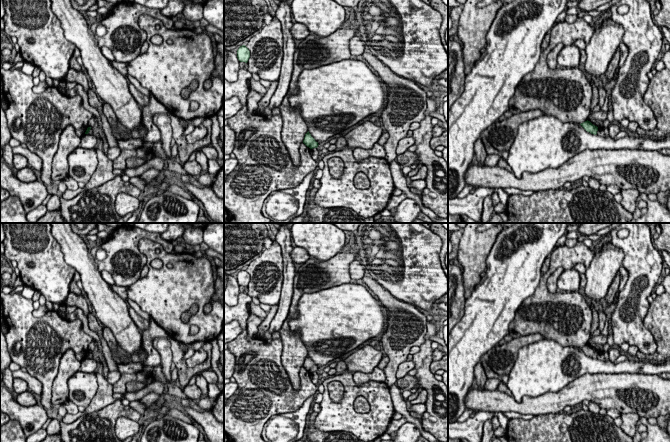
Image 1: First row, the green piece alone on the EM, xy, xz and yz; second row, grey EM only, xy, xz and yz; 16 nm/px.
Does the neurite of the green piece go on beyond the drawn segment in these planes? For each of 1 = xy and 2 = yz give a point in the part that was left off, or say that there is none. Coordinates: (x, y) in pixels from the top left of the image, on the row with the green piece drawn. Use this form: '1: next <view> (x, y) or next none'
1: next none
2: next none

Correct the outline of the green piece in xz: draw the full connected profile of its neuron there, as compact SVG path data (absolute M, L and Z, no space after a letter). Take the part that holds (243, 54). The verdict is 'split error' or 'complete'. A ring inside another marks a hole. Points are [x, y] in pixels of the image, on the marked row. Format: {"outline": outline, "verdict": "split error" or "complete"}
{"outline": "M245 45L240 46L237 50L237 58L240 62L248 62L250 58L250 51Z", "verdict": "complete"}

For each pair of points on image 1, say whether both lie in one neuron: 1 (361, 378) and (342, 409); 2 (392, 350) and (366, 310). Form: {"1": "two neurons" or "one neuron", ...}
{"1": "two neurons", "2": "two neurons"}

